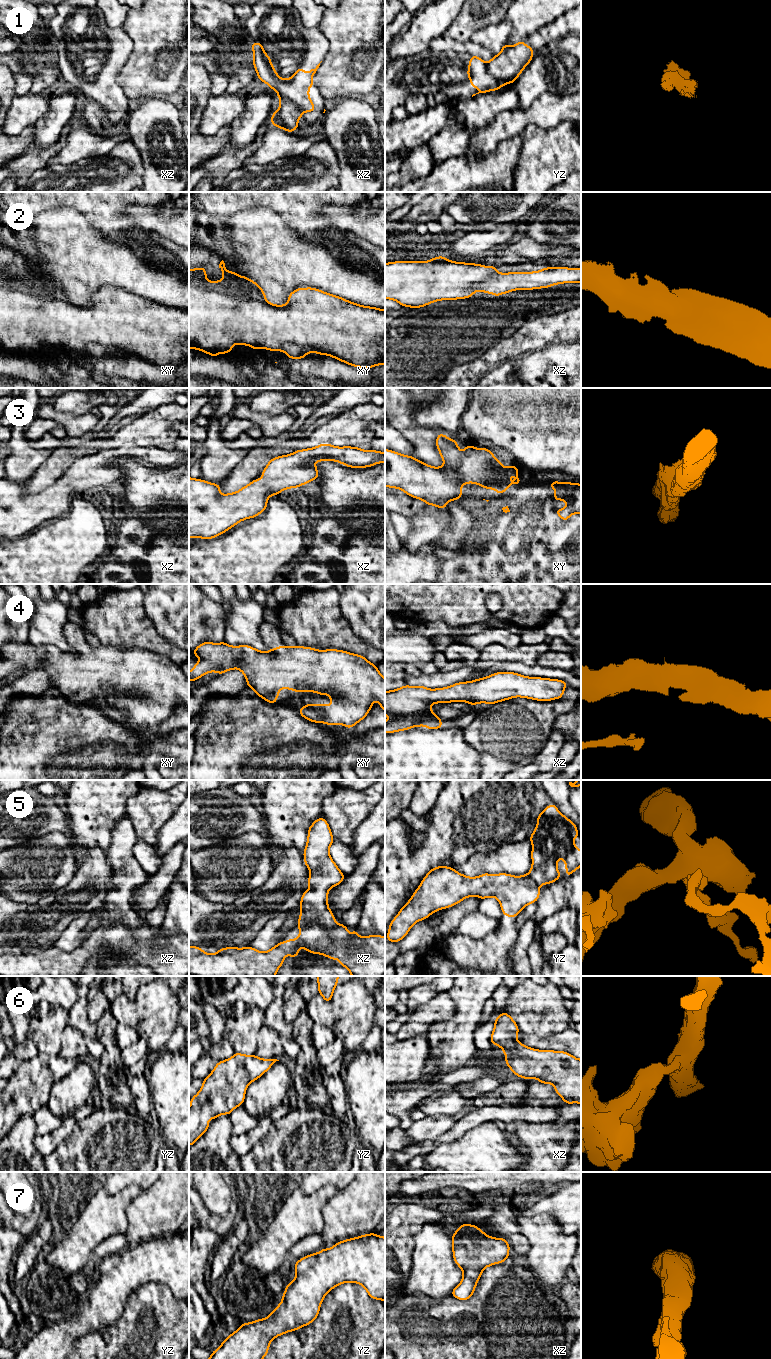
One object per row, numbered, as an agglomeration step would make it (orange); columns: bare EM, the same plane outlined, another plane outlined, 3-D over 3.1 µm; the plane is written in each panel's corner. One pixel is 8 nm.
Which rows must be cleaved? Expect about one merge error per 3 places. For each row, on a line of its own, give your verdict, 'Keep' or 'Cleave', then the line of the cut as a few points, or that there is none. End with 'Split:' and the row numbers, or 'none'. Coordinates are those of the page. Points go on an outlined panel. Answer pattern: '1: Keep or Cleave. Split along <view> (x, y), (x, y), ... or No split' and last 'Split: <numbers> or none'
1: Cleave. Split along xz (278, 96), (292, 101), (302, 112)
2: Keep. No split
3: Keep. No split
4: Keep. No split
5: Keep. No split
6: Keep. No split
7: Keep. No split
Split: 1

